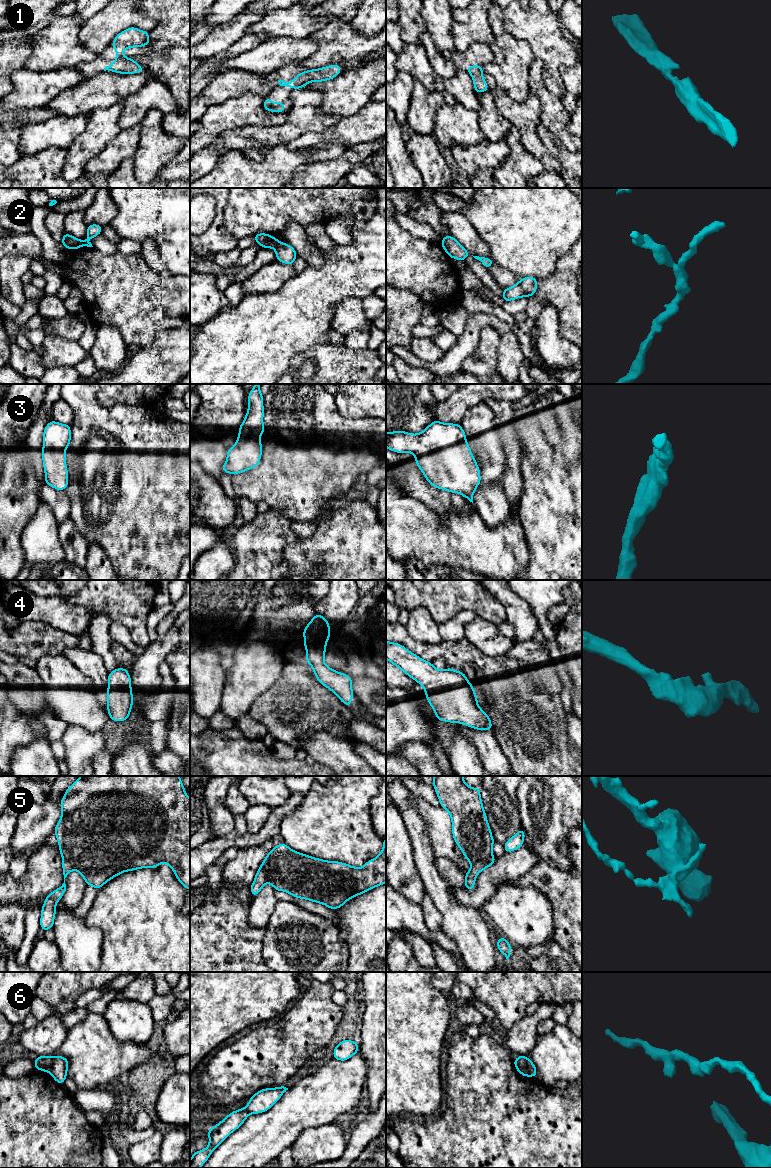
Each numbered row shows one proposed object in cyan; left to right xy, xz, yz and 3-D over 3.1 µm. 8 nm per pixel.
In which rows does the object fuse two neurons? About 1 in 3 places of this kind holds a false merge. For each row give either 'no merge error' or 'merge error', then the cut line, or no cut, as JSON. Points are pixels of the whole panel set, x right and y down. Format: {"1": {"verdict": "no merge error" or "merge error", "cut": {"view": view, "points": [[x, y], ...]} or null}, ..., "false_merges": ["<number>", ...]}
{"1": {"verdict": "no merge error", "cut": null}, "2": {"verdict": "merge error", "cut": {"view": "xz", "points": [[279, 242], [275, 248]]}}, "3": {"verdict": "no merge error", "cut": null}, "4": {"verdict": "no merge error", "cut": null}, "5": {"verdict": "merge error", "cut": {"view": "yz", "points": [[493, 856], [477, 861], [471, 866]]}}, "6": {"verdict": "merge error", "cut": {"view": "yz", "points": [[526, 1057], [526, 1066], [530, 1075]]}}, "false_merges": ["2", "5", "6"]}

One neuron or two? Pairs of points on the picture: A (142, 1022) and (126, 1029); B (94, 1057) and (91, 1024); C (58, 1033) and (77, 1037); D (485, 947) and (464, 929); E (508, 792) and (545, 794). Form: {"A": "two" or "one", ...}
{"A": "one", "B": "one", "C": "two", "D": "one", "E": "two"}

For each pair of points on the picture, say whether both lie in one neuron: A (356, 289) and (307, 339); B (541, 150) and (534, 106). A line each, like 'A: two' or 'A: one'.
A: one
B: one

